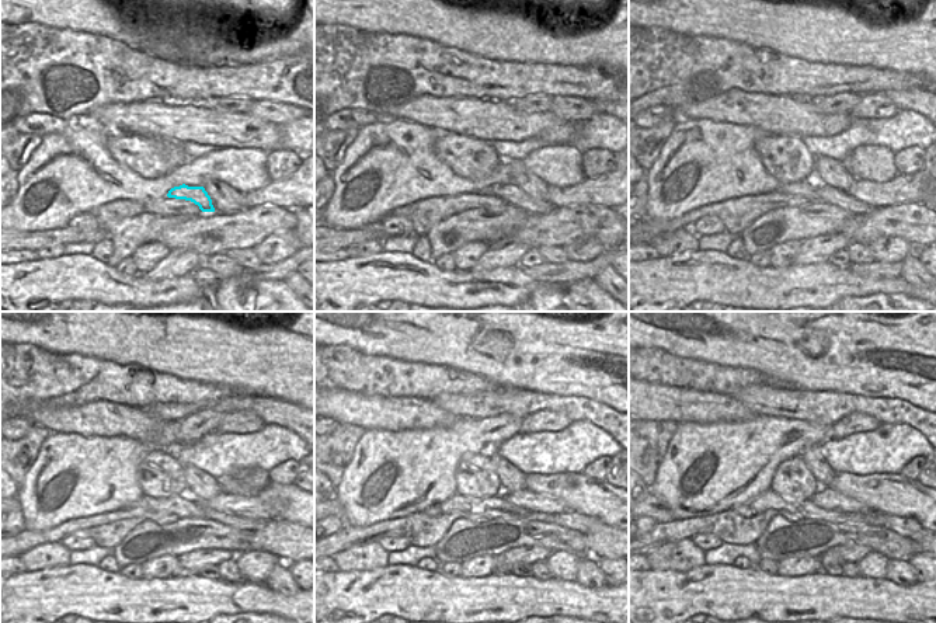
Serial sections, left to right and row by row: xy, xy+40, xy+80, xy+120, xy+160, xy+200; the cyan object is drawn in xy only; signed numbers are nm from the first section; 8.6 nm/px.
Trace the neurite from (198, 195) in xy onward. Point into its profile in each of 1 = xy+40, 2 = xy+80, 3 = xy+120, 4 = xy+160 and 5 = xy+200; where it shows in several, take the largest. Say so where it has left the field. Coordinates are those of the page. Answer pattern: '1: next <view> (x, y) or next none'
1: next xy+40 (511, 194)
2: next xy+80 (827, 194)
3: next xy+120 (244, 524)
4: next xy+160 (583, 524)
5: next xy+200 (910, 528)

